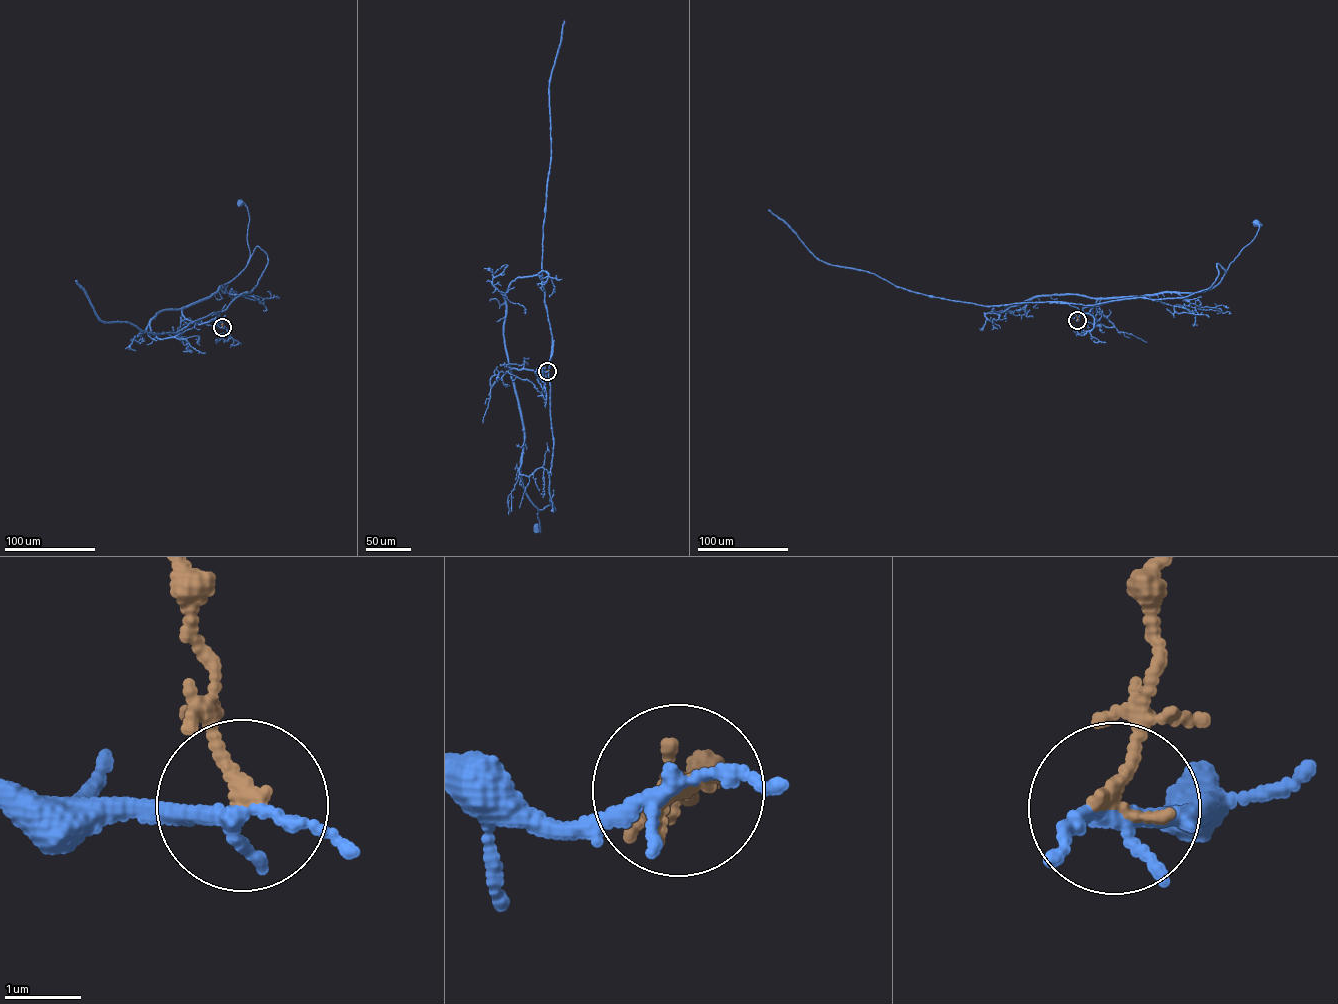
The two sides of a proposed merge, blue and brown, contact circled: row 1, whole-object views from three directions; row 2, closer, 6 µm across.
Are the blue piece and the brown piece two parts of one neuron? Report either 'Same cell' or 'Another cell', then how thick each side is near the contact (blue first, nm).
Another cell. Thickness 200 nm (blue) against 240 nm

